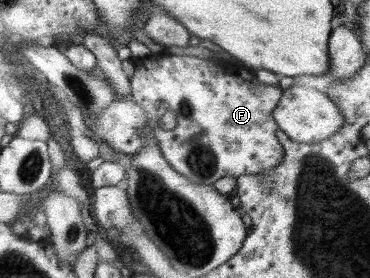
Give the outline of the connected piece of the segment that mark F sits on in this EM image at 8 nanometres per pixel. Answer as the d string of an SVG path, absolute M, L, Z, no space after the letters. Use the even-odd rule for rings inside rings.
M156 54L148 55L146 59L133 58L133 62L136 69L130 77L131 99L143 107L162 155L180 175L193 183L213 186L214 181L224 176L237 178L242 174L260 175L272 171L283 160L284 148L276 137L279 127L273 118L274 108L283 92L280 86L263 84L253 69L239 62L234 65L190 55L157 57ZM168 111L176 117L176 125L170 130L164 129L166 119L161 118Z

